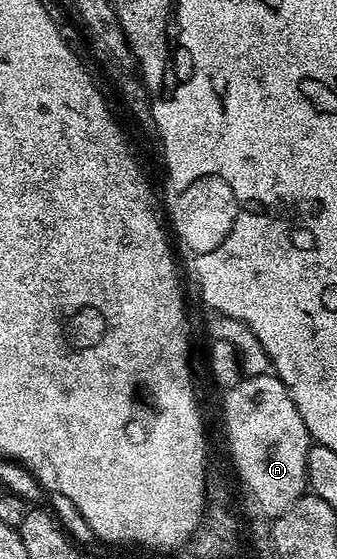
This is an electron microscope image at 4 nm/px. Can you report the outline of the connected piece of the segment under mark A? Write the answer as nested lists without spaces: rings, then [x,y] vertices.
[[[274,373],[249,375],[240,378],[236,387],[226,388],[223,399],[223,427],[227,430],[227,447],[234,474],[251,490],[253,498],[259,502],[258,510],[264,516],[274,517],[285,513],[293,501],[297,501],[307,490],[307,451],[313,446],[313,440],[307,434],[305,421],[293,405],[293,397],[287,387]]]

